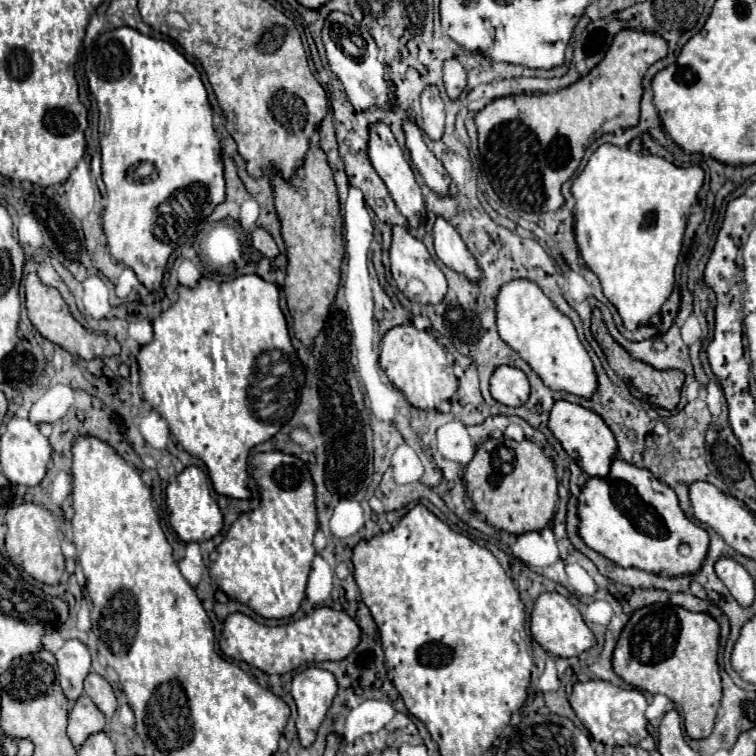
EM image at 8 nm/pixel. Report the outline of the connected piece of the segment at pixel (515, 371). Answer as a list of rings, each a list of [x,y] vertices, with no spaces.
[[[500,365],[490,377],[490,393],[502,405],[520,407],[528,399],[528,379],[518,367]]]

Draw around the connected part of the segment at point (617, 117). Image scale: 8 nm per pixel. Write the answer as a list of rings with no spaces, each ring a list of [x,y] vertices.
[[[622,29],[604,59],[576,83],[560,89],[556,93],[542,95],[510,95],[500,97],[488,103],[482,111],[476,113],[474,121],[478,127],[478,149],[482,157],[482,165],[490,185],[496,195],[514,209],[520,211],[556,211],[564,205],[564,197],[560,187],[568,181],[578,169],[584,147],[590,139],[596,139],[604,133],[614,133],[616,129],[630,129],[638,123],[640,117],[640,97],[642,97],[642,77],[652,63],[666,57],[668,43],[656,33],[644,33],[634,29]]]

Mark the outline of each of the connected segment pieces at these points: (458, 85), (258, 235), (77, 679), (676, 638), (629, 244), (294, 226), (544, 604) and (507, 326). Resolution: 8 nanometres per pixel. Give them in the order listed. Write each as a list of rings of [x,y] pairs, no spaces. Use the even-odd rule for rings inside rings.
[[[456,57],[444,61],[444,87],[450,99],[456,99],[466,87],[466,71]]]
[[[258,227],[252,231],[250,237],[252,237],[252,247],[256,251],[260,251],[264,257],[276,257],[278,255],[278,247],[266,229]]]
[[[70,639],[56,651],[58,683],[70,701],[82,695],[82,681],[90,673],[90,653],[78,639]]]
[[[654,603],[632,613],[616,643],[612,665],[628,685],[662,693],[678,703],[684,713],[684,727],[692,739],[712,733],[718,705],[722,699],[718,675],[718,635],[720,627],[708,613],[692,613],[676,605]]]
[[[604,143],[600,145],[592,157],[588,159],[586,167],[582,169],[582,173],[574,179],[572,183],[572,197],[576,199],[576,211],[574,211],[574,237],[576,237],[576,243],[578,243],[578,251],[584,259],[584,263],[598,275],[600,279],[600,285],[602,285],[602,291],[604,295],[608,297],[608,301],[618,309],[620,317],[622,317],[622,323],[628,331],[640,327],[640,325],[646,325],[648,319],[652,315],[656,315],[660,311],[660,307],[664,305],[664,301],[670,297],[672,293],[672,287],[674,287],[674,267],[676,267],[676,261],[678,261],[678,253],[680,253],[680,247],[682,247],[682,237],[684,237],[684,229],[686,229],[686,223],[688,223],[688,215],[690,215],[690,205],[696,201],[696,195],[700,191],[704,183],[704,171],[702,167],[698,165],[692,165],[692,167],[676,167],[672,163],[668,163],[666,159],[658,157],[658,155],[642,155],[641,152],[634,152],[628,149],[622,149],[622,147],[616,147],[616,145],[610,145],[610,143]]]
[[[310,147],[302,169],[290,181],[274,175],[274,205],[282,223],[282,239],[288,251],[284,293],[294,321],[294,335],[300,343],[312,347],[314,337],[322,331],[330,307],[336,299],[340,283],[340,267],[344,259],[342,217],[338,211],[338,195],[328,167],[326,155],[318,147]]]
[[[542,593],[536,599],[534,611],[530,615],[530,631],[532,631],[533,640],[540,643],[540,647],[544,651],[548,651],[550,655],[556,655],[556,657],[574,657],[582,651],[590,649],[596,641],[594,633],[584,623],[580,611],[560,593]]]
[[[512,279],[500,287],[496,295],[496,327],[502,341],[540,375],[546,387],[592,397],[598,385],[594,365],[582,347],[572,321],[554,307],[534,281]]]

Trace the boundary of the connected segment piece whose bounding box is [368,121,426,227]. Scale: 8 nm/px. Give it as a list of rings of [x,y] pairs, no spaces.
[[[382,121],[378,123],[372,123],[368,125],[368,157],[370,157],[370,163],[372,167],[376,169],[376,173],[380,175],[380,179],[384,181],[384,185],[388,187],[396,207],[400,209],[400,213],[408,219],[410,227],[418,227],[418,223],[422,221],[422,217],[426,215],[424,211],[424,199],[422,199],[422,193],[420,193],[420,187],[414,179],[414,173],[408,165],[408,161],[404,159],[404,153],[400,149],[400,145],[396,143],[390,127]]]

